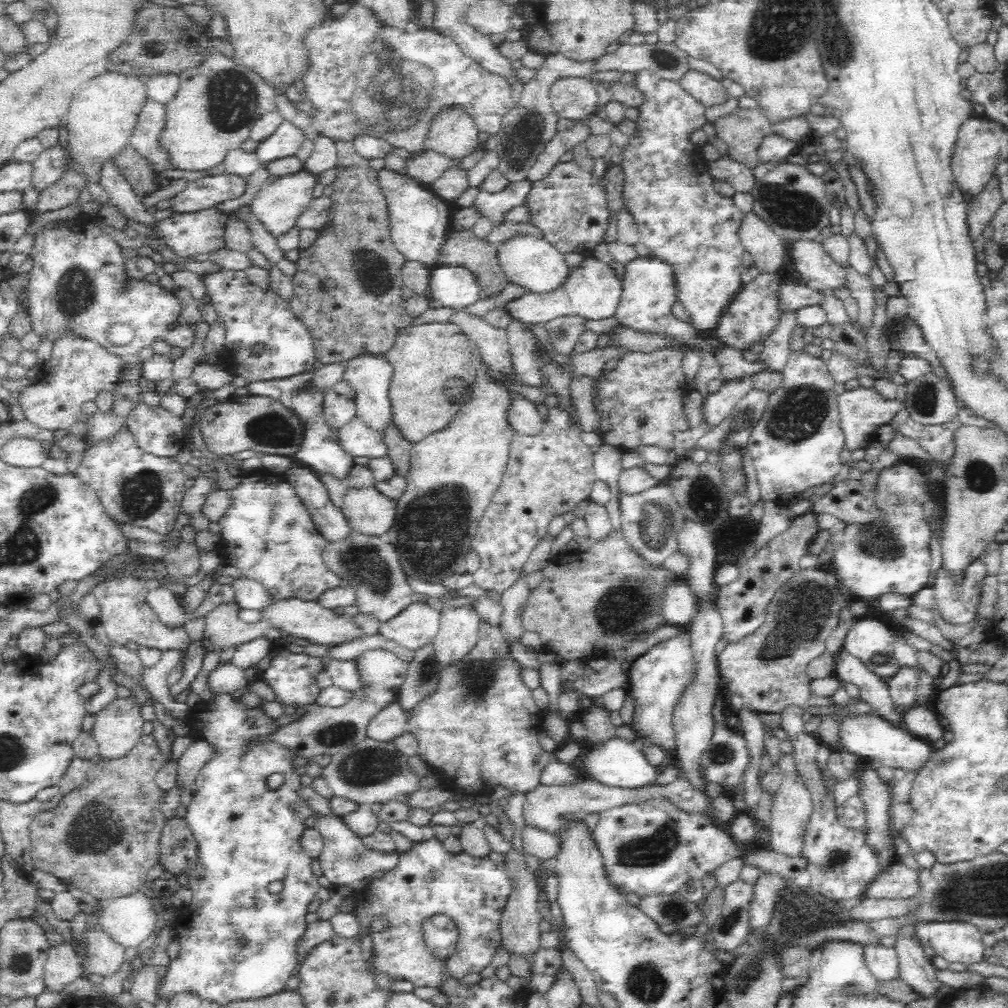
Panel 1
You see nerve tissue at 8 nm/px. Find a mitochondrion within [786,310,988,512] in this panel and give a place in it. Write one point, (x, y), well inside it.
(924, 402)

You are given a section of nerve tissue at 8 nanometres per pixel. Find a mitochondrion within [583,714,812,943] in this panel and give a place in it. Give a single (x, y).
(651, 850)

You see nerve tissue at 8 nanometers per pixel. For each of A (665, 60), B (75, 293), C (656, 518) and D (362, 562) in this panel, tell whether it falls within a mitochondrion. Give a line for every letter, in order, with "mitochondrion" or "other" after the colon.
A: mitochondrion
B: mitochondrion
C: mitochondrion
D: mitochondrion

